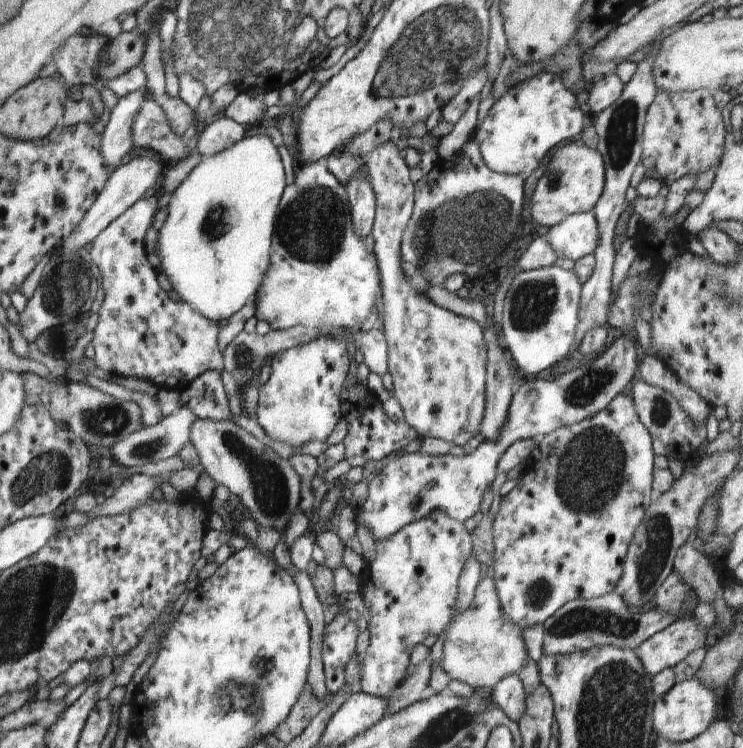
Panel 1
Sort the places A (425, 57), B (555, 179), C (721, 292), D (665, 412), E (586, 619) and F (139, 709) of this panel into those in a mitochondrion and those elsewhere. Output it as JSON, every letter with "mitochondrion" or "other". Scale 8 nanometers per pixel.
{"A":"mitochondrion","B":"mitochondrion","C":"mitochondrion","D":"mitochondrion","E":"mitochondrion","F":"other"}

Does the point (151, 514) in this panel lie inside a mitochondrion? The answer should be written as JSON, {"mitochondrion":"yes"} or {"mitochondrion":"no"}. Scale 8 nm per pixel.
{"mitochondrion":"no"}

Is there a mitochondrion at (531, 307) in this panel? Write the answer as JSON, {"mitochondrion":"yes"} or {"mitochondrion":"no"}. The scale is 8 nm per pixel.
{"mitochondrion":"yes"}

